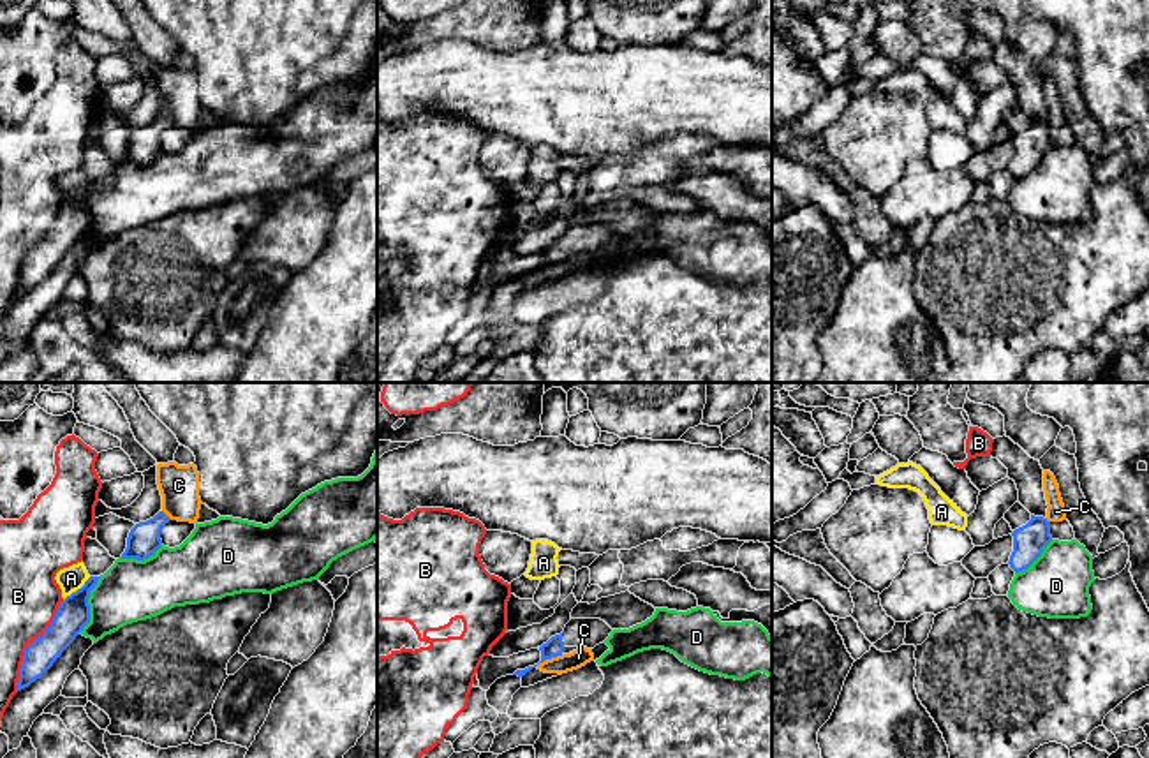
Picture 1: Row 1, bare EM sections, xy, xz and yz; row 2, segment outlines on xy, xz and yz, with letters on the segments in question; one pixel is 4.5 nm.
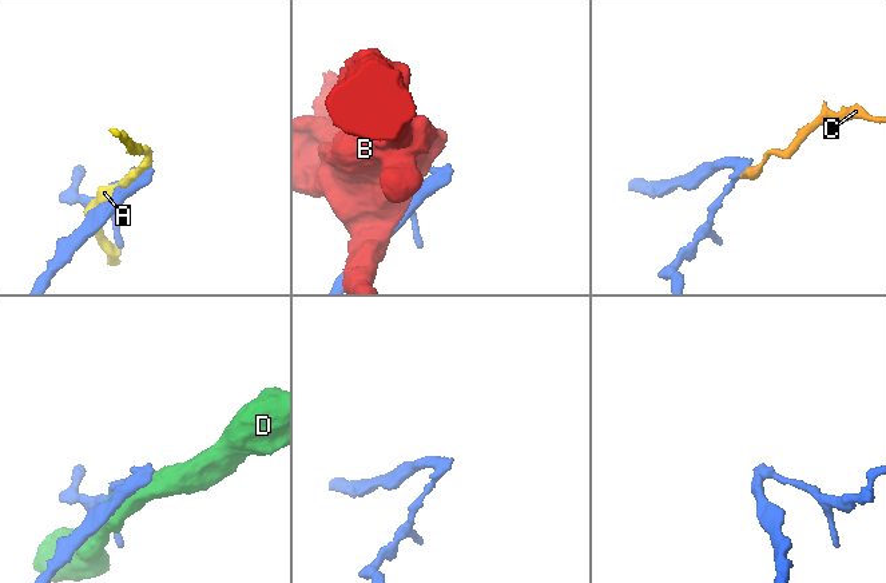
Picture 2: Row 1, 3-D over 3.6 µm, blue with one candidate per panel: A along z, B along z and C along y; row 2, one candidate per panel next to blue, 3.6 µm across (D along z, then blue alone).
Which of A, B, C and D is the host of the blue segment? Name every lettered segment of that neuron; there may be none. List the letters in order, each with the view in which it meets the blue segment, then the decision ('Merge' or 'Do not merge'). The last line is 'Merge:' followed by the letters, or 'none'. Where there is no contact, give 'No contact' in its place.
A: Touches blue in xy. Do not merge
B: Touches blue in xy. Do not merge
C: Touches blue in xz. Do not merge
D: Touches blue in xy. Do not merge
Merge: none

